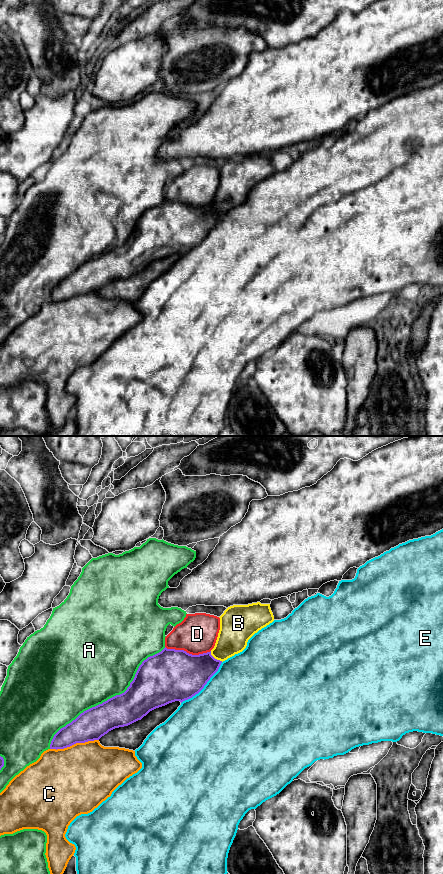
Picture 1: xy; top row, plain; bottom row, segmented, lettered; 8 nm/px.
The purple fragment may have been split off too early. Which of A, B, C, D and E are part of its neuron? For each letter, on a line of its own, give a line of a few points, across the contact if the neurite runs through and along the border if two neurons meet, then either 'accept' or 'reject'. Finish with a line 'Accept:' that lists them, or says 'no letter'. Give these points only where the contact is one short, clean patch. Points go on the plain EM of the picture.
A: reject
B: reject
C: reject
D: accept
E: reject
Accept: D

